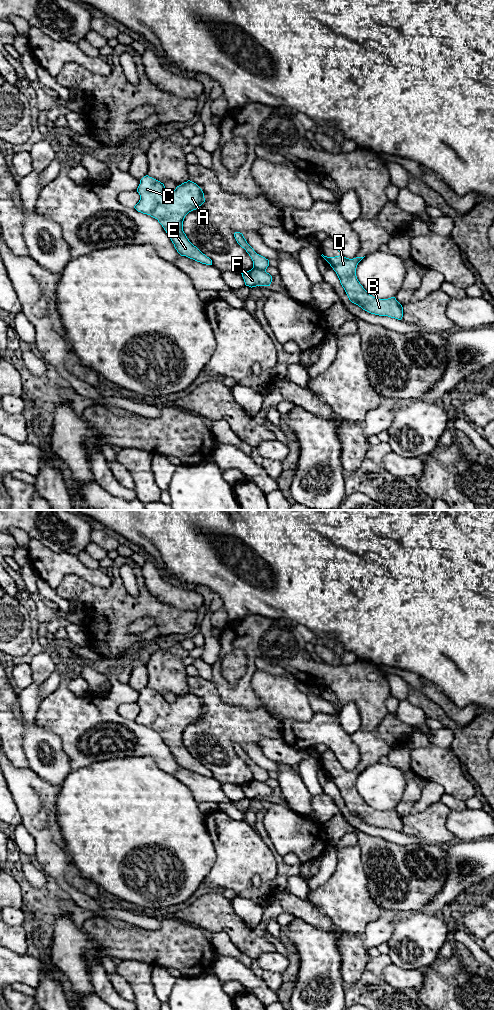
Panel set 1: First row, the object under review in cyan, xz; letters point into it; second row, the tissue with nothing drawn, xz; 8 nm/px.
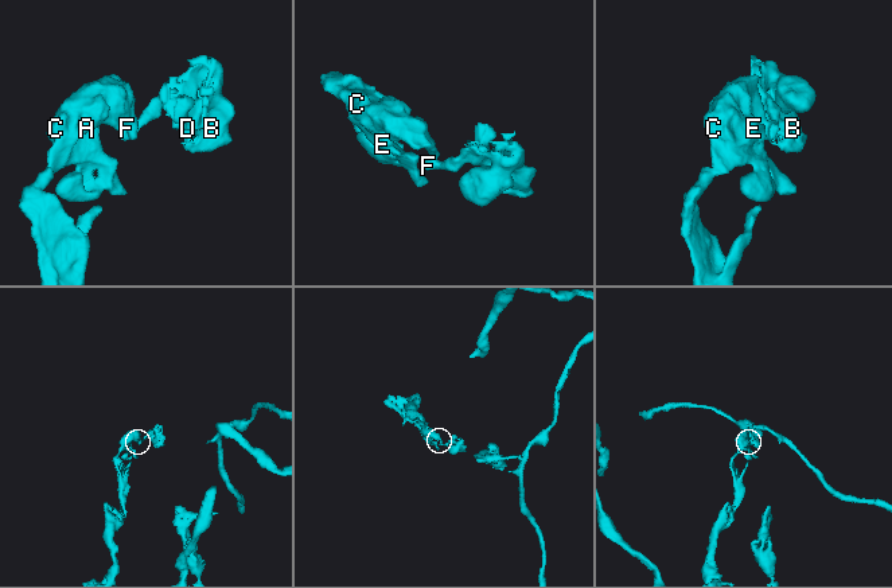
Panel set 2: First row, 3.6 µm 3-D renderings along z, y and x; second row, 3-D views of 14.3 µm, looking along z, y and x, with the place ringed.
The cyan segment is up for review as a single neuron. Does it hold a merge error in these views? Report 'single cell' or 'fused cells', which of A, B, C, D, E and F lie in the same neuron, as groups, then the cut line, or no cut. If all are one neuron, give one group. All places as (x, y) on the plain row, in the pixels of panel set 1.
fused cells | A C E / B D F | xz (253, 778), (259, 782), (265, 782)

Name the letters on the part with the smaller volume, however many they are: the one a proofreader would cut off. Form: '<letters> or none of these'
B, D, F

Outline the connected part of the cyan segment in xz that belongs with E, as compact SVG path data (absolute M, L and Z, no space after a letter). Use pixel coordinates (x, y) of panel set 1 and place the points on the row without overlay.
M146 687L140 692L137 704L140 712L134 720L158 732L181 768L212 777L212 772L194 758L183 743L185 728L205 714L204 705L196 695L188 692L171 703Z

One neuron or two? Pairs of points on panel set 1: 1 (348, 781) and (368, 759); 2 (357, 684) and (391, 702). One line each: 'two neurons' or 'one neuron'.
1: one neuron
2: two neurons

